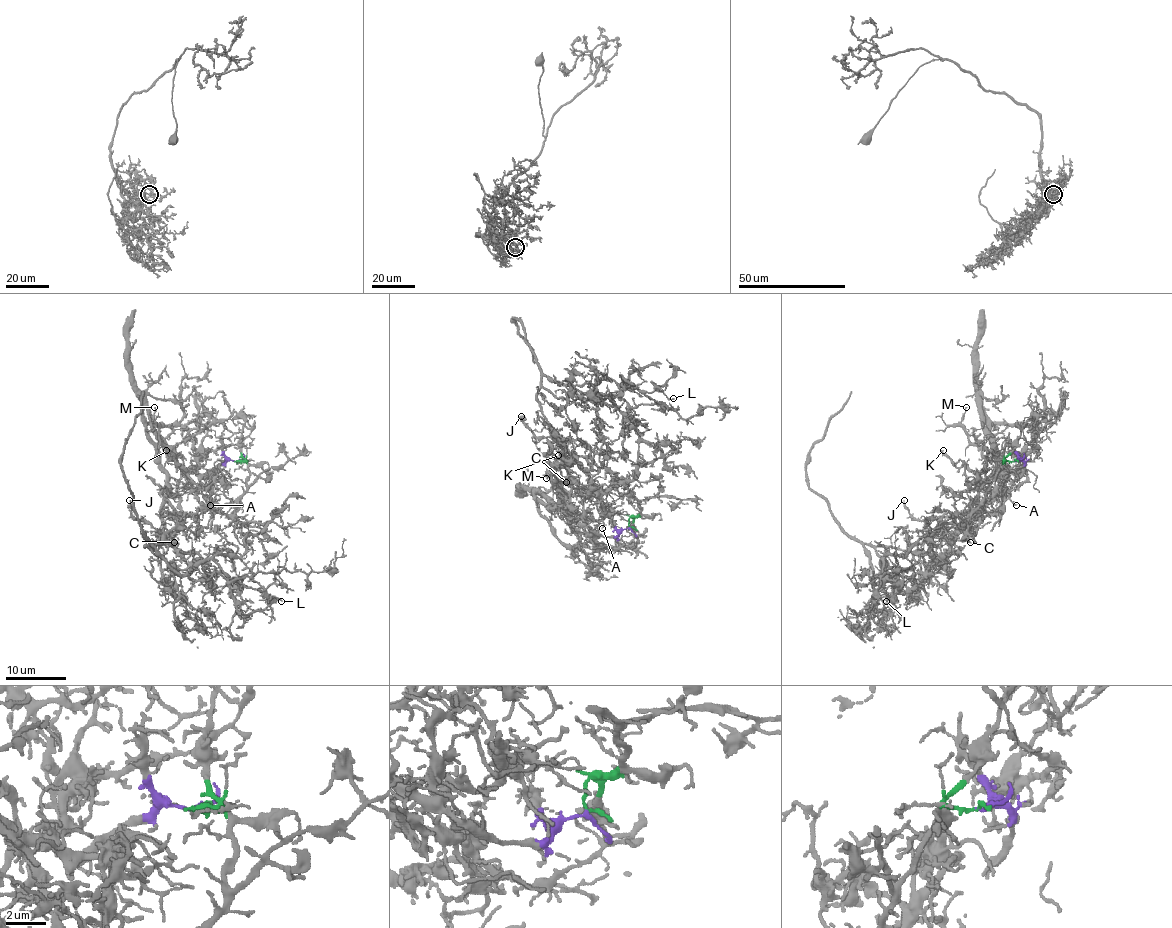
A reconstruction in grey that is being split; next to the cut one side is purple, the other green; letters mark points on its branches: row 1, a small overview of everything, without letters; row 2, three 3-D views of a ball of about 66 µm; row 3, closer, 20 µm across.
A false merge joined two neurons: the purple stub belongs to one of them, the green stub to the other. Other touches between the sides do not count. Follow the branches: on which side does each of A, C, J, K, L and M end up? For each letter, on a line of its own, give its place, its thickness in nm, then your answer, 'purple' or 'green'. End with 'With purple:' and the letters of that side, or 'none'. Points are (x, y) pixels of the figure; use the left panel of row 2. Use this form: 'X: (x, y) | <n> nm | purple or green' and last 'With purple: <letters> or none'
A: (210, 505) | 160 nm | green
C: (174, 542) | 170 nm | green
J: (129, 500) | 170 nm | green
K: (166, 450) | 200 nm | purple
L: (281, 601) | 140 nm | green
M: (154, 407) | 130 nm | purple
With purple: K, M

